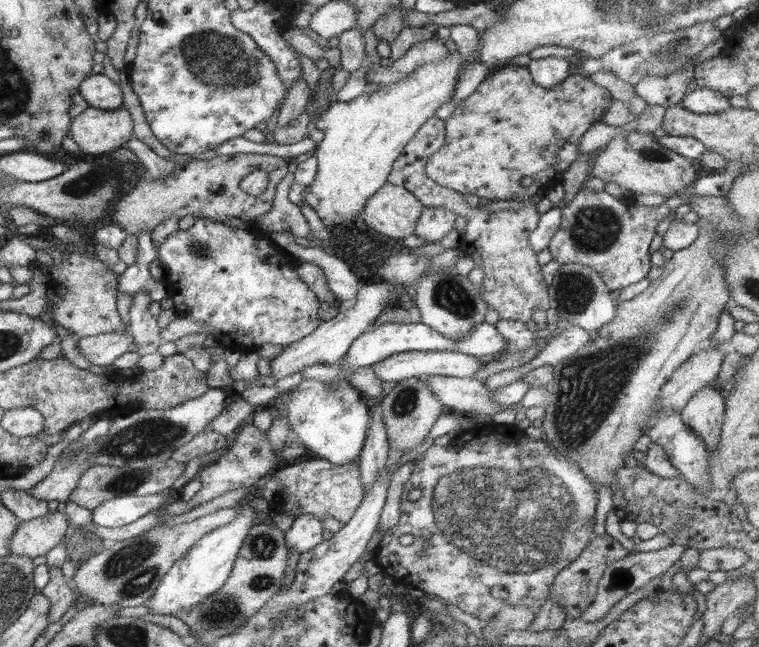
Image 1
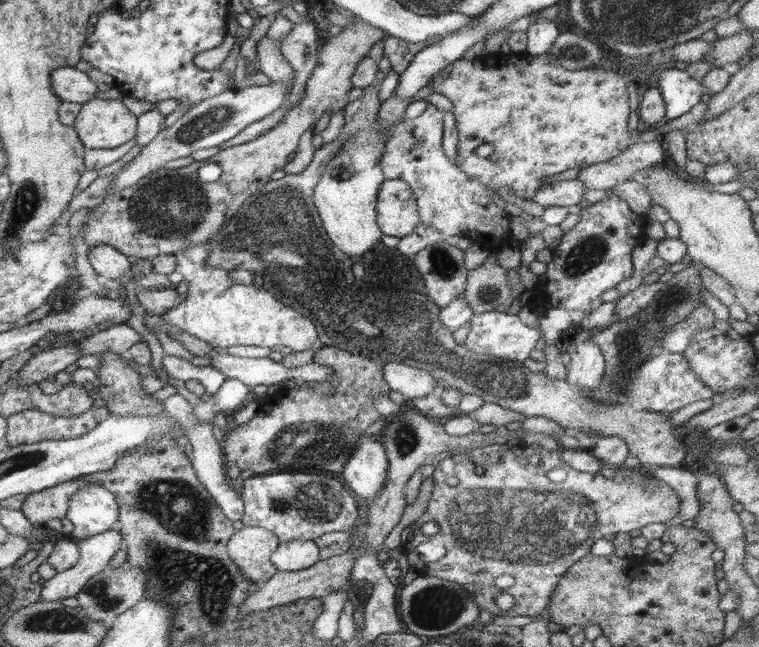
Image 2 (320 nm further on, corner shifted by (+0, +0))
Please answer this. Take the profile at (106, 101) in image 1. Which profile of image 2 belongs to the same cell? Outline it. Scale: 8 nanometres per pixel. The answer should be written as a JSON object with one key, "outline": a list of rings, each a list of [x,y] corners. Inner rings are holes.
{"outline":[[[60,67],[52,72],[52,87],[62,102],[84,104],[96,97],[98,83],[76,67]]]}

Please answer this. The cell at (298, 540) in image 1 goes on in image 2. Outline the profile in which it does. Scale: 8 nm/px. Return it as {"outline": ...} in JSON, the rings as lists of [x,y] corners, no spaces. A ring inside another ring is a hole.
{"outline":[[[313,540],[282,542],[271,554],[272,564],[278,571],[299,571],[319,560],[319,548]]]}

